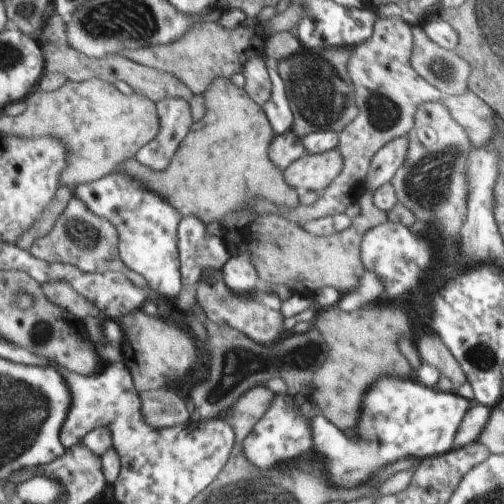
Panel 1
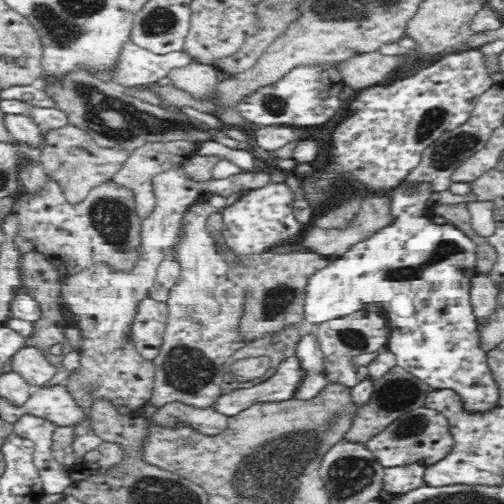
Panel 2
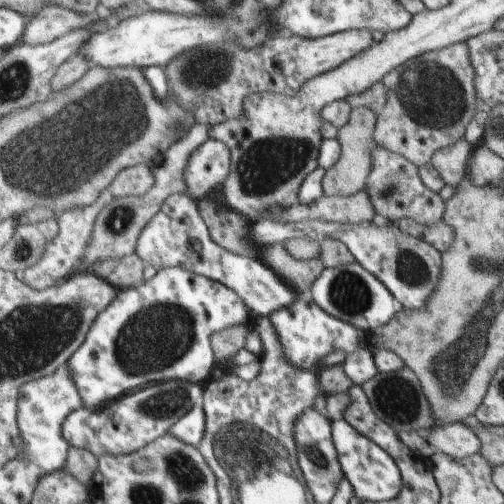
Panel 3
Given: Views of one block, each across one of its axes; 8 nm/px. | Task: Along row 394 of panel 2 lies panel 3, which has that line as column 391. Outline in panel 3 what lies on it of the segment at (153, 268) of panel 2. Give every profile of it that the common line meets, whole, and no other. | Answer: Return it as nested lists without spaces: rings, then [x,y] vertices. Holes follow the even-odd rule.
[[[451,44],[447,48],[421,54],[417,60],[411,60],[403,68],[393,68],[383,78],[383,86],[387,88],[387,102],[377,112],[377,126],[375,126],[375,146],[377,150],[389,150],[397,156],[403,156],[415,168],[433,162],[439,150],[447,146],[455,146],[467,134],[467,126],[475,122],[477,104],[475,104],[475,68],[471,64],[471,54],[467,44]]]

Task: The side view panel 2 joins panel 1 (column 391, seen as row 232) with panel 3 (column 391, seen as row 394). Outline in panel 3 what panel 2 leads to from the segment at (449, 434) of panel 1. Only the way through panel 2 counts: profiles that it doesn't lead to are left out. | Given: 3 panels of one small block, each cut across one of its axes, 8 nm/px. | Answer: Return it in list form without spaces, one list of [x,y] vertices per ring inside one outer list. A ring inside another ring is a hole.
[[[343,418],[333,420],[331,428],[333,428],[335,452],[337,452],[341,470],[347,476],[347,482],[351,484],[353,496],[359,500],[367,500],[367,502],[387,502],[387,500],[399,498],[399,494],[403,492],[403,478],[401,478],[401,470],[395,464],[395,460],[391,458],[391,454],[385,452],[383,448],[379,448],[379,444],[375,444],[375,440],[361,436]]]

